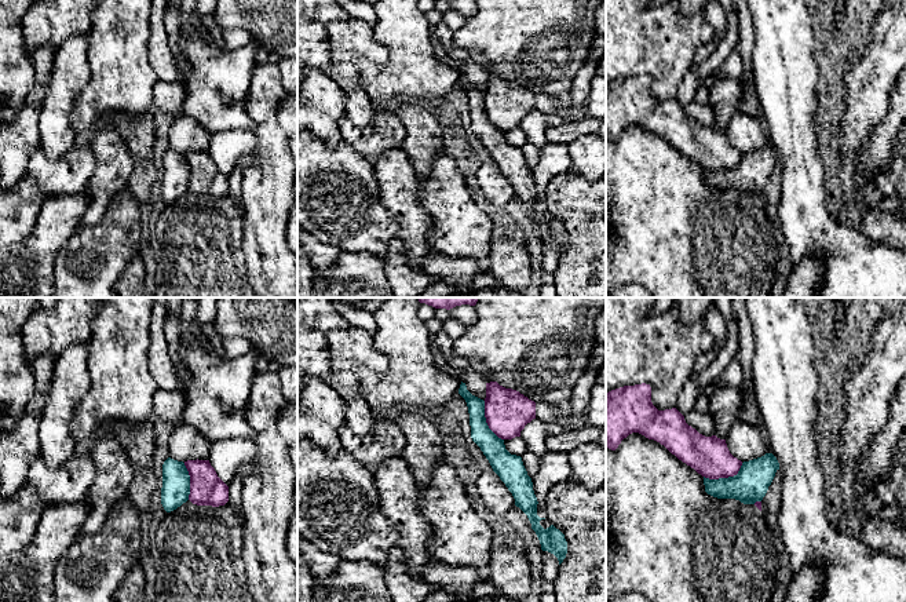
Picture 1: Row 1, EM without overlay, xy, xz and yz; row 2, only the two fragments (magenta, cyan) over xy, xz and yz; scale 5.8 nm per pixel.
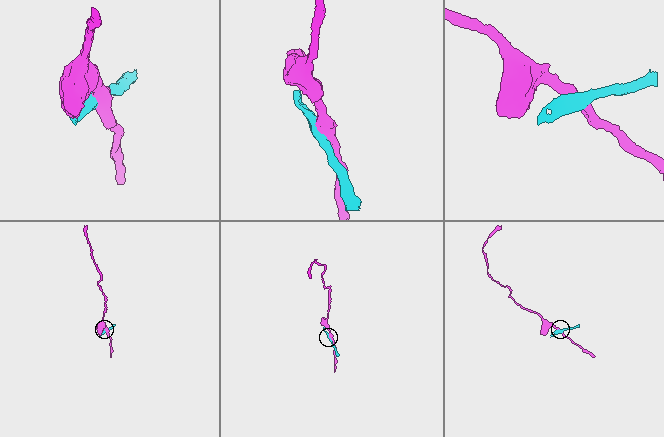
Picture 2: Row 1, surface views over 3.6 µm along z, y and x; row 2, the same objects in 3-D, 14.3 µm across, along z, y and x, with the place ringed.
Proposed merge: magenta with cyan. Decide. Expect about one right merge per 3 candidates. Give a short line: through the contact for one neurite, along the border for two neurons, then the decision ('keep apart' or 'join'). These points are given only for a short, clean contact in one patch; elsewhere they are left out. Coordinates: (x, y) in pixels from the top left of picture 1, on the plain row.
line yz (742, 154), (733, 167), (704, 168); keep apart

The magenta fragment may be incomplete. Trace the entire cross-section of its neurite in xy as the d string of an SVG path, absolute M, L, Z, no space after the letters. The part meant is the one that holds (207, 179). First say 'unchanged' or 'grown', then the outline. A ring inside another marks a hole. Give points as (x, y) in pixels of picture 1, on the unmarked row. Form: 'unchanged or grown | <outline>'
unchanged | M187 152L190 167L189 191L197 197L224 197L229 193L229 178L218 168L209 152Z

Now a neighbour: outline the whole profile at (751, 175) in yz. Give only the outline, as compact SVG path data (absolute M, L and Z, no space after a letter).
M772 145L744 153L738 165L728 169L704 168L705 183L717 190L735 190L744 196L761 193L771 176L779 154Z

